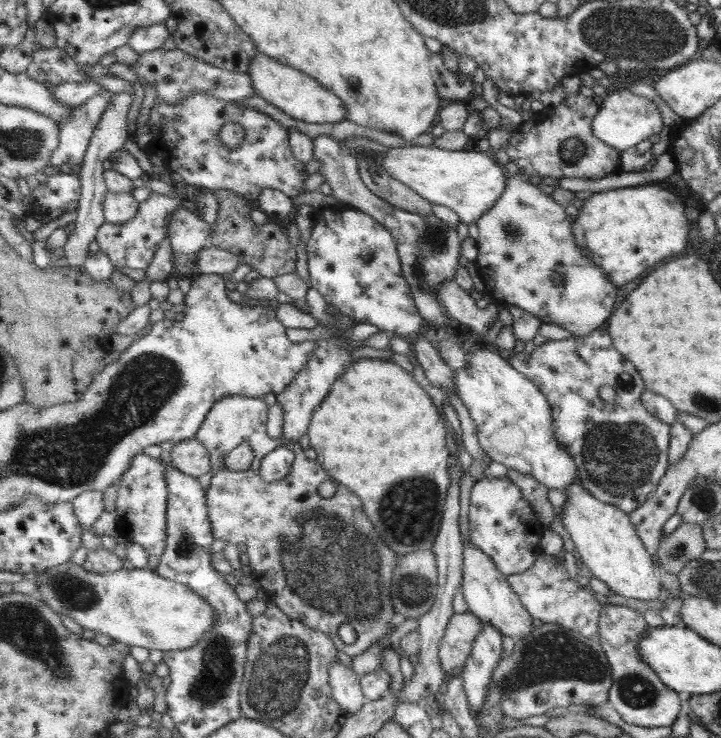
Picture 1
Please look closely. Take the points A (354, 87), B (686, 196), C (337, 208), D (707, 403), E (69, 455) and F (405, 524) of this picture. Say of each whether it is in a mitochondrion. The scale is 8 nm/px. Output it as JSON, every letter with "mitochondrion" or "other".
{"A":"other","B":"other","C":"other","D":"mitochondrion","E":"mitochondrion","F":"mitochondrion"}

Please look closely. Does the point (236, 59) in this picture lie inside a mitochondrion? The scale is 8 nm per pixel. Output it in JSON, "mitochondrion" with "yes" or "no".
{"mitochondrion":"no"}

